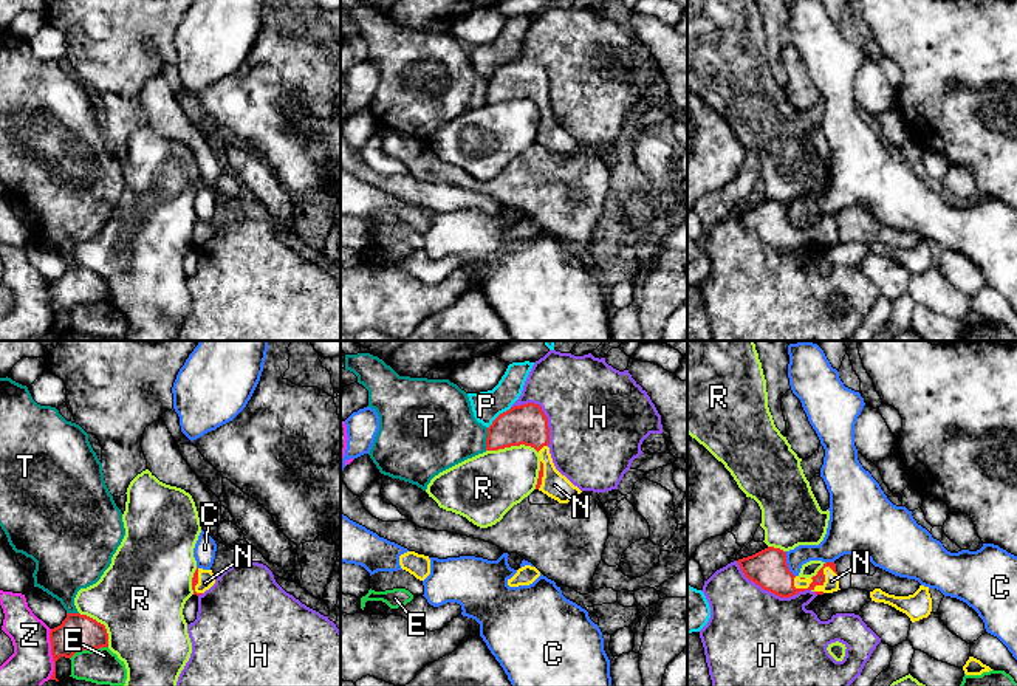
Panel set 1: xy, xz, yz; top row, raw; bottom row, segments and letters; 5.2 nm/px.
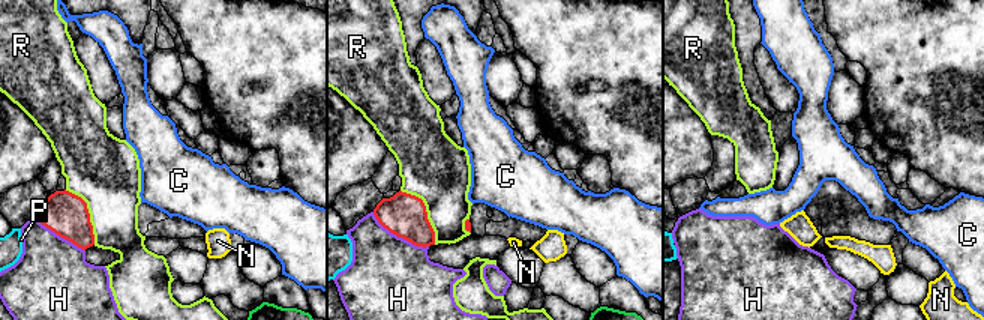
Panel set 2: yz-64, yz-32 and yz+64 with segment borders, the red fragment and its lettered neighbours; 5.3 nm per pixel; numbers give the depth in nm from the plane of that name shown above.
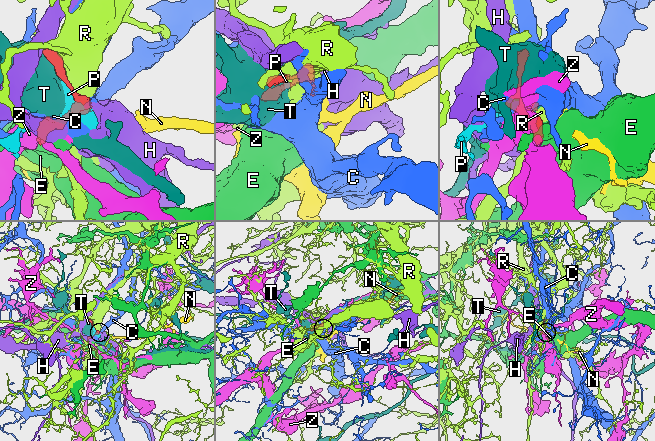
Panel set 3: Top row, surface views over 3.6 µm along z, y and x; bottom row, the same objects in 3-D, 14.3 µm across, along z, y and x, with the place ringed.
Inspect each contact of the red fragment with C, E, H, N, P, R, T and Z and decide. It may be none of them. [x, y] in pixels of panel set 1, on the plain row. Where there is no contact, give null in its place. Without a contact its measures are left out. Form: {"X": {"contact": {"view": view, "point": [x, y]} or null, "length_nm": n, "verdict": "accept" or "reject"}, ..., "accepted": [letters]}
{"C": {"contact": {"view": "yz", "point": [787, 217]}, "length_nm": 150, "verdict": "reject"}, "E": {"contact": {"view": "xy", "point": [89, 302]}, "length_nm": 220, "verdict": "reject"}, "H": {"contact": {"view": "yz", "point": [771, 245]}, "length_nm": 420, "verdict": "reject"}, "N": {"contact": {"view": "yz", "point": [824, 233]}, "length_nm": 160, "verdict": "accept"}, "P": {"contact": {"view": "xz", "point": [499, 68]}, "length_nm": 170, "verdict": "reject"}, "R": {"contact": {"view": "xz", "point": [513, 98]}, "length_nm": 280, "verdict": "reject"}, "T": {"contact": {"view": "xz", "point": [486, 92]}, "length_nm": 120, "verdict": "reject"}, "Z": {"contact": {"view": "xy", "point": [51, 307]}, "length_nm": 260, "verdict": "reject"}, "accepted": ["N"]}

